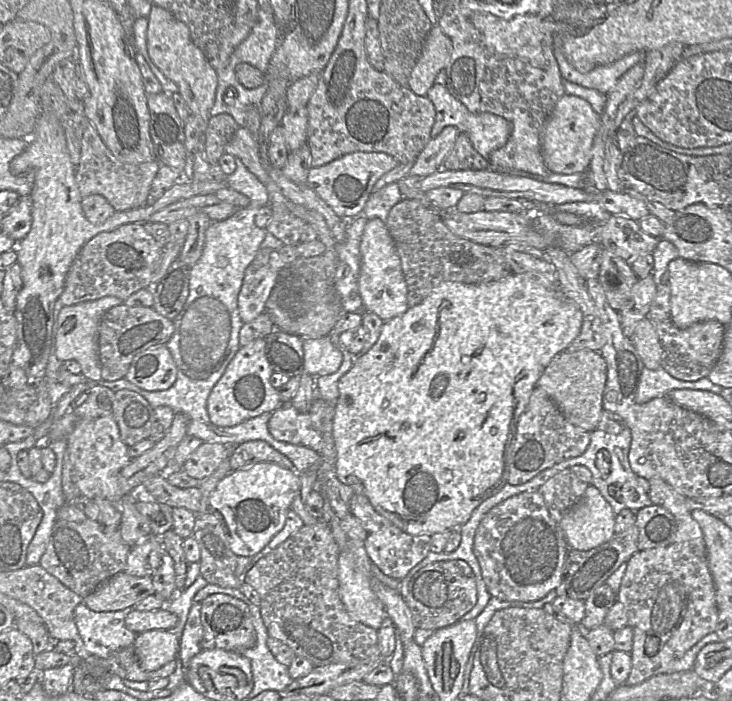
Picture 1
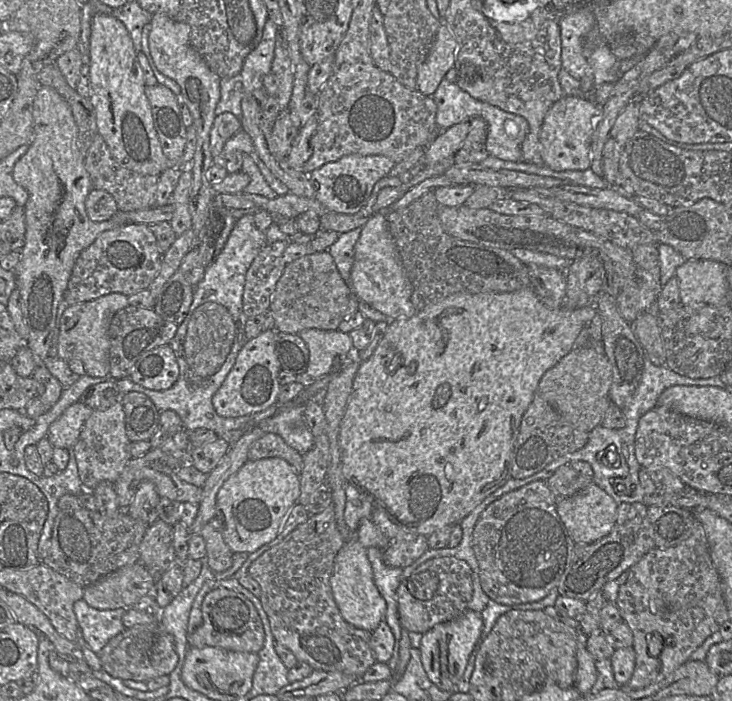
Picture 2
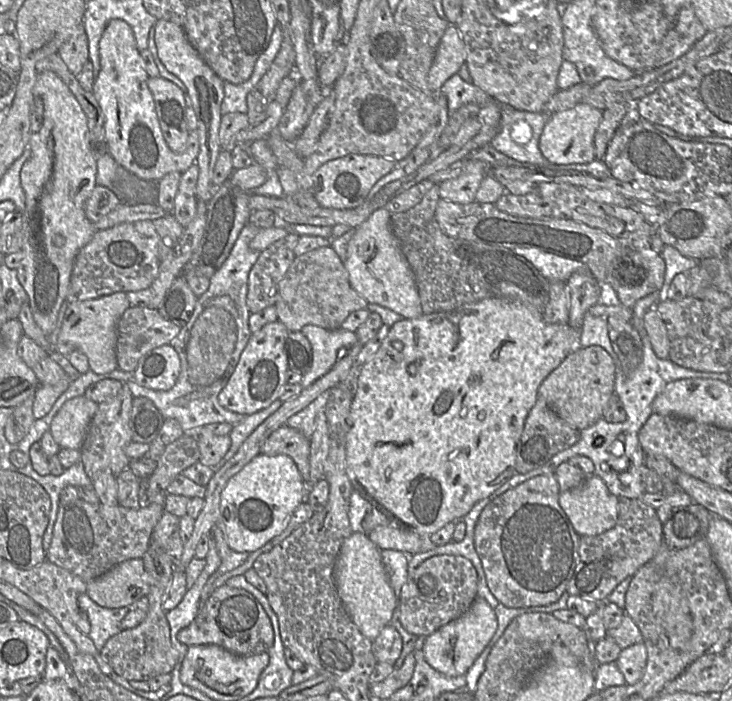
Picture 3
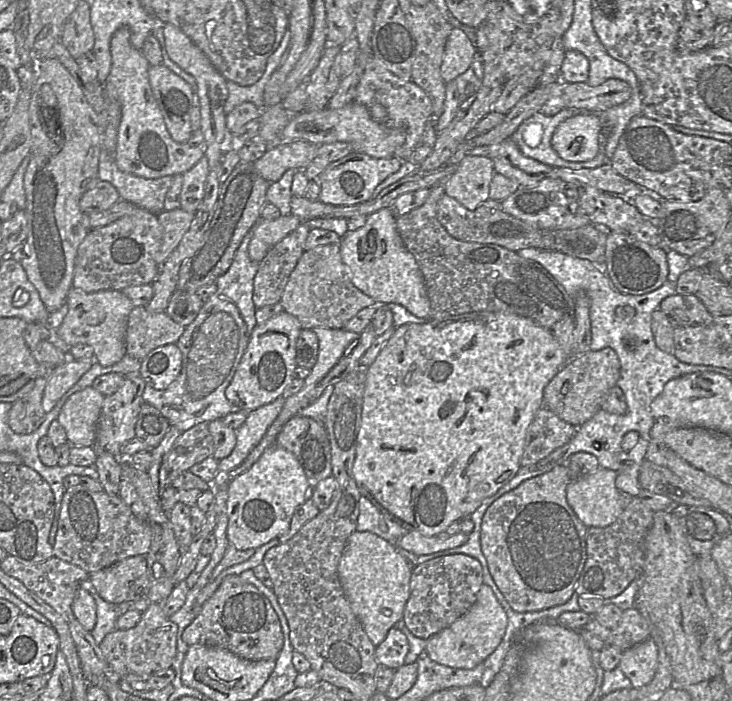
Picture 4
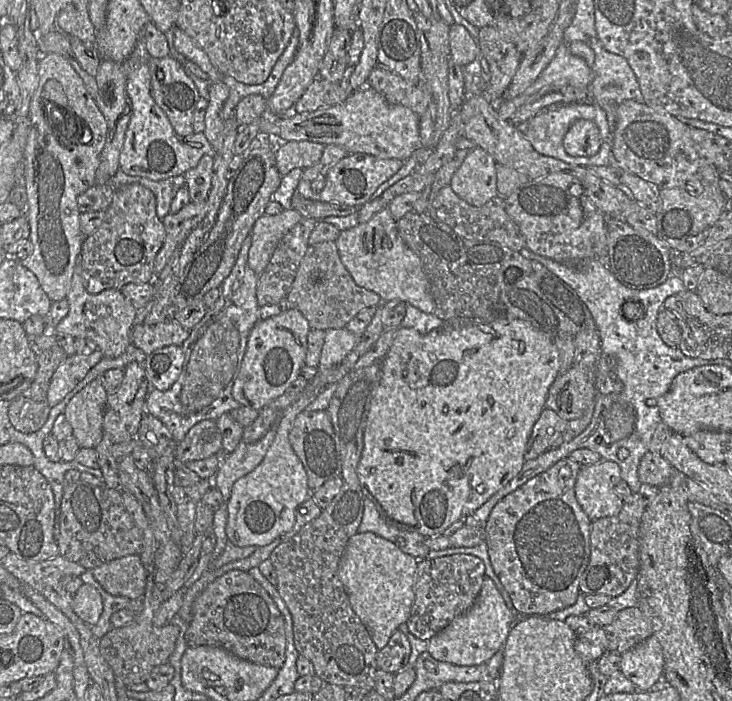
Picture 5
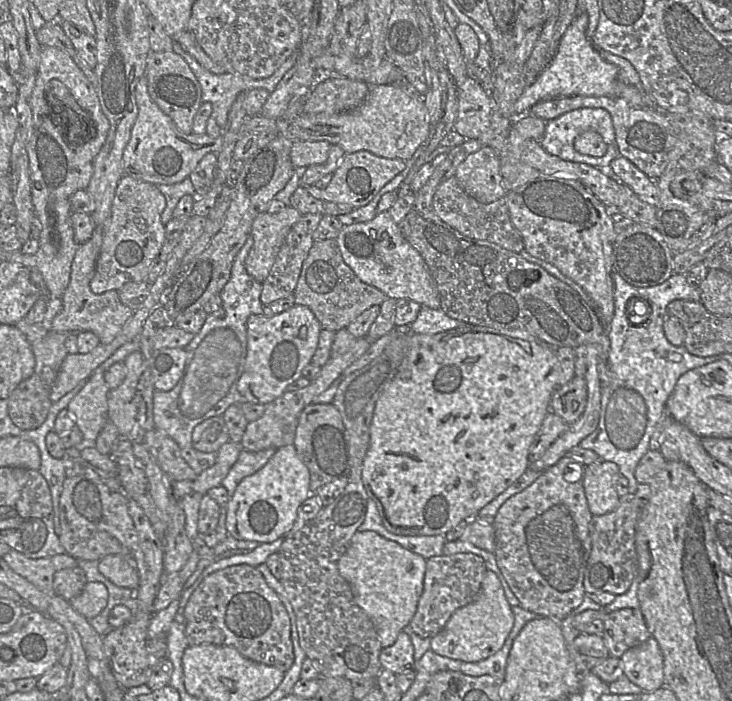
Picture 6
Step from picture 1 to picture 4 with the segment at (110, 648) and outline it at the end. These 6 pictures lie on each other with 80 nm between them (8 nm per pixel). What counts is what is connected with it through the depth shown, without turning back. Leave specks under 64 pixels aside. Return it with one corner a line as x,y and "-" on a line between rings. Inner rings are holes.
89,580
81,582
80,589
85,589
92,594
96,601
97,621
91,634
95,641
100,645
103,639
116,629
117,619
128,611
131,602
109,603
103,600
96,592

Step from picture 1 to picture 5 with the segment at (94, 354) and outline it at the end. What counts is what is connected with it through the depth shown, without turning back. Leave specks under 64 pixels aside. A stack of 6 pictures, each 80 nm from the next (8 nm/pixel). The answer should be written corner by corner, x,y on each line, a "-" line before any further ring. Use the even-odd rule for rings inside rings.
76,263
71,285
66,300
69,305
67,315
50,330
55,335
70,335
73,338
87,338
92,340
103,356
116,358
120,356
131,344
130,334
136,310
133,305
117,289
107,289
98,294
90,294
84,287
83,277
78,263

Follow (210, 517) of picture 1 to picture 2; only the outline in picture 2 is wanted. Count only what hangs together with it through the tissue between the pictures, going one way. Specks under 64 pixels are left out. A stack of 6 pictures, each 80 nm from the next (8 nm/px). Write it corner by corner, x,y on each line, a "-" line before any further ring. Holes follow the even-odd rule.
217,517
211,519
200,531
206,543
206,562
214,573
229,569
234,561
234,552
224,540
221,522

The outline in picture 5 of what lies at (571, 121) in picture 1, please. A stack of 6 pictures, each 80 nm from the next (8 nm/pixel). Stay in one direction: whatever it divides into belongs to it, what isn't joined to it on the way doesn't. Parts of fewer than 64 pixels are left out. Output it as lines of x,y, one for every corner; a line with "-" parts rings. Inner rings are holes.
580,119
575,121
563,138
563,147
567,154
574,157
591,157
601,147
601,136
597,125

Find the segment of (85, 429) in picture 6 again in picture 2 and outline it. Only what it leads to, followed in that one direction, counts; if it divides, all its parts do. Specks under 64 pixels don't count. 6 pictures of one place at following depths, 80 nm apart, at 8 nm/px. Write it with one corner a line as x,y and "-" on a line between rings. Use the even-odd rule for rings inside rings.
80,401
70,405
49,427
47,439
53,447
72,449
93,410

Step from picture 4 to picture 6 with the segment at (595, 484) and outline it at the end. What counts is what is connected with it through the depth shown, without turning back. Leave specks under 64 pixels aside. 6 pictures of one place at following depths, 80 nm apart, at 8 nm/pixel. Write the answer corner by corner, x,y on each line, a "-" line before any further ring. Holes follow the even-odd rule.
600,460
586,466
583,485
588,507
593,516
615,510
620,503
617,483
622,474
614,462

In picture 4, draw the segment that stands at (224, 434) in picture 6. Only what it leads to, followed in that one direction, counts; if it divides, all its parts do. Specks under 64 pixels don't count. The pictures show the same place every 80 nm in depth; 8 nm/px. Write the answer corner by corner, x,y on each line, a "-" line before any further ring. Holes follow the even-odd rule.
199,423
182,432
173,443
159,469
160,497
161,492
171,486
172,481
182,472
212,456
214,443
208,423

